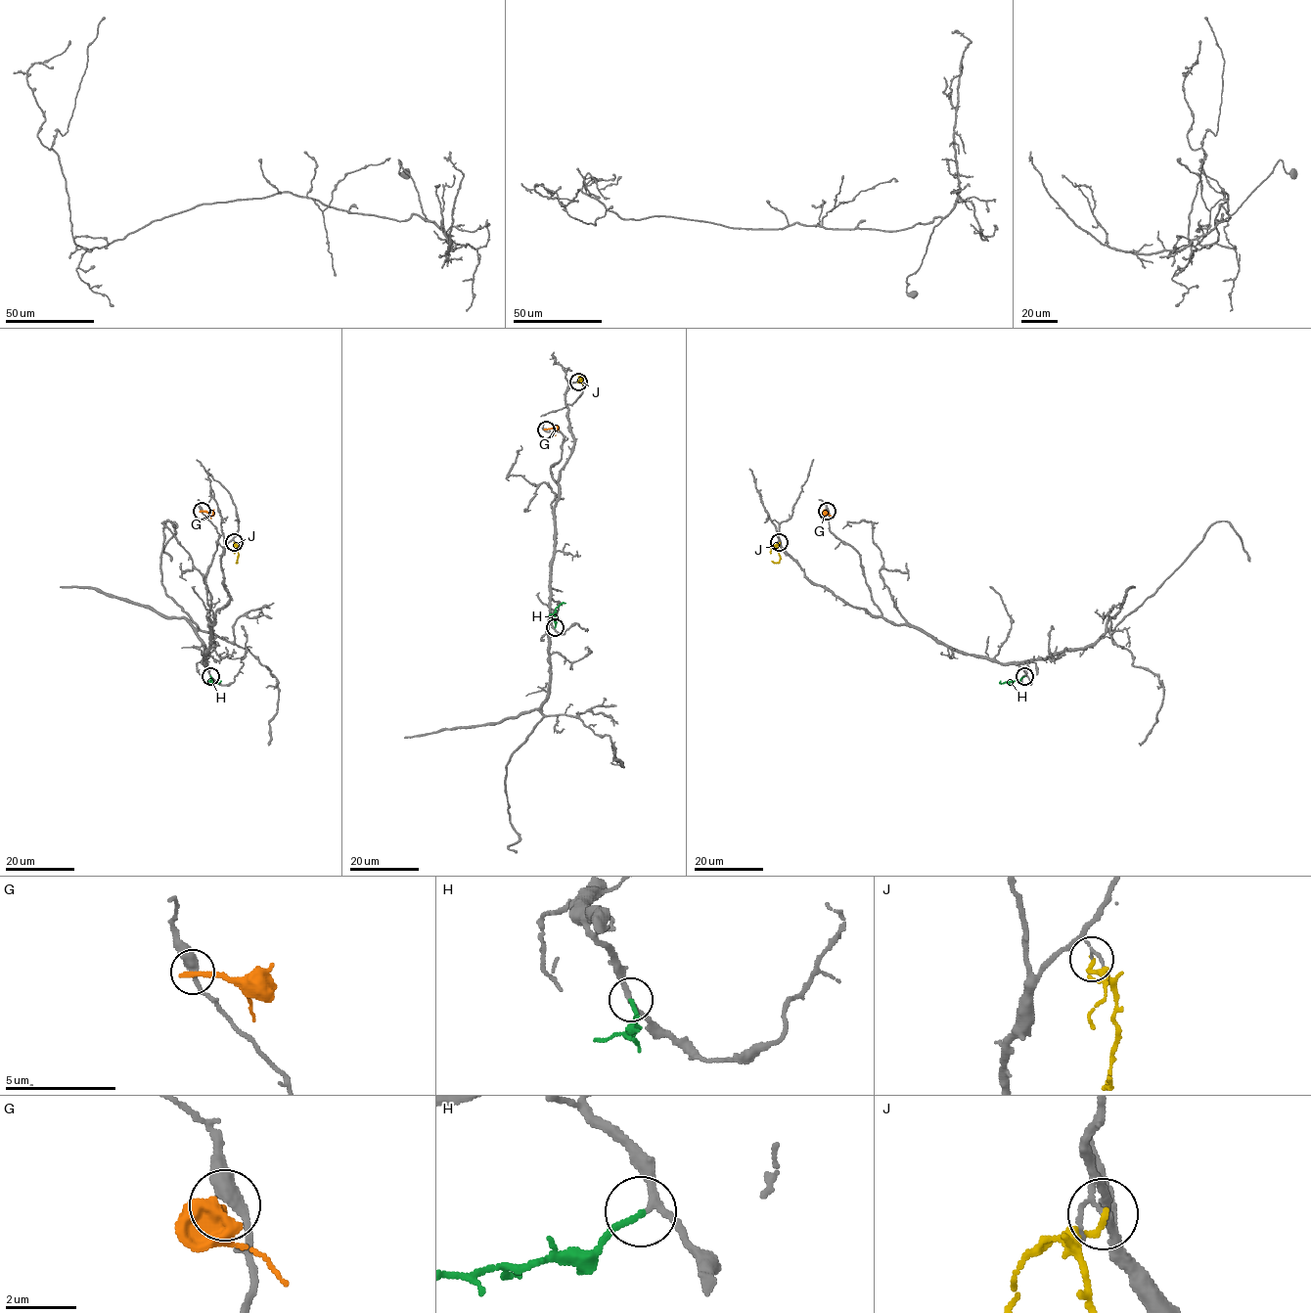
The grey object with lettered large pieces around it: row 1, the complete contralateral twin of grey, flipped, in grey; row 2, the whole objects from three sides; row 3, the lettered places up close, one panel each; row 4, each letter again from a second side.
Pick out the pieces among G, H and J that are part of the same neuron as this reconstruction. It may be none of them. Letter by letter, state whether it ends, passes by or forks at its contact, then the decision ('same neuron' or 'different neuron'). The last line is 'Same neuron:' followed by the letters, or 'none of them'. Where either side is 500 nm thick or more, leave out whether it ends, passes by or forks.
G: it ends; different neuron
H: it ends; same neuron
J: it ends; different neuron
Same neuron: H

